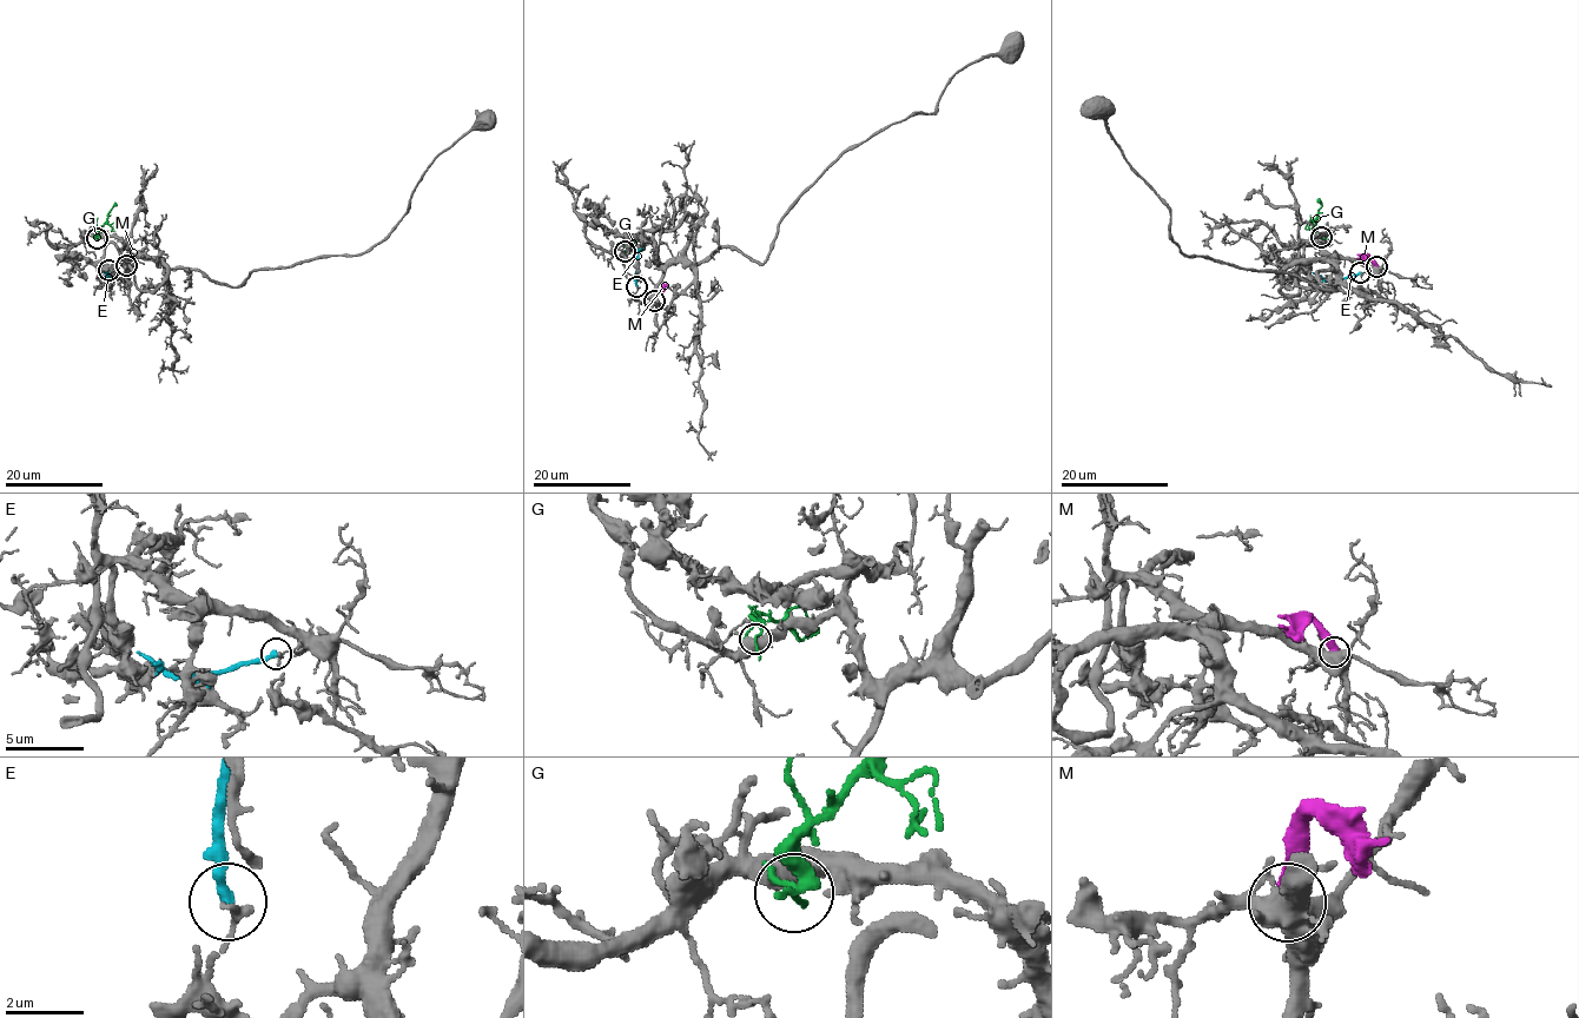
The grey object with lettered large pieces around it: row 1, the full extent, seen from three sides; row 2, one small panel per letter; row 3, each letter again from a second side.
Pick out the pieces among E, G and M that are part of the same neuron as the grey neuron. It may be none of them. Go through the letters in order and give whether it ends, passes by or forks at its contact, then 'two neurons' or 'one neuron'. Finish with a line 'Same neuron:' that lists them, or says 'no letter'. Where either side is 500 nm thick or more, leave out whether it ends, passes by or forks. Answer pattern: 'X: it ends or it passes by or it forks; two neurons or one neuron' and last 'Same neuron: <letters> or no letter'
E: it ends; two neurons
G: two neurons
M: two neurons
Same neuron: no letter

